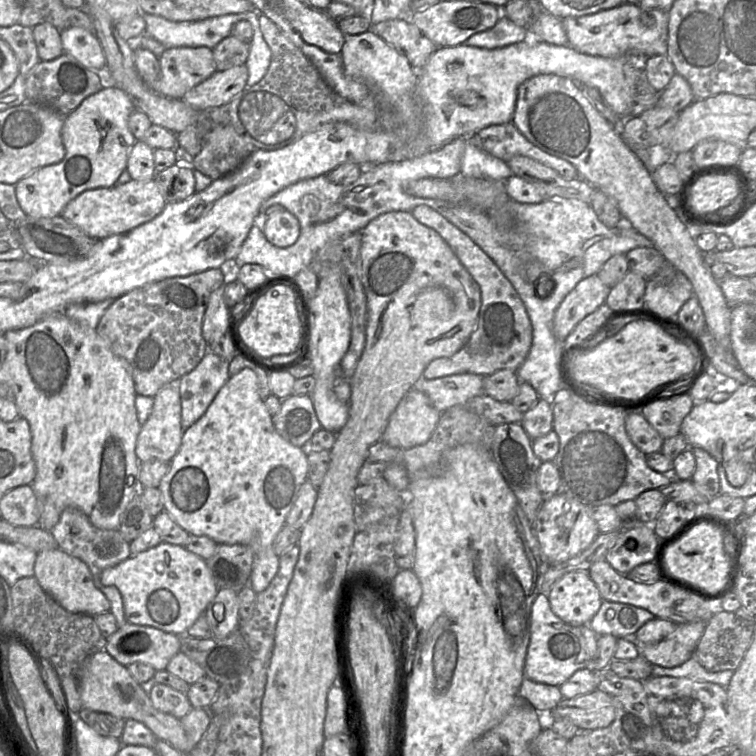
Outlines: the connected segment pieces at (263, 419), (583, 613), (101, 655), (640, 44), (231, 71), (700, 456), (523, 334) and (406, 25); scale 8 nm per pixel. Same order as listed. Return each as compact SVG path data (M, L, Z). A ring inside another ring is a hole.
M244 368L234 376L230 377L226 384L220 389L204 415L186 429L182 435L182 441L179 450L169 462L169 470L162 477L159 486L161 492L164 510L167 511L176 523L182 527L189 535L206 535L213 539L217 544L243 544L249 546L253 551L253 563L249 580L249 586L257 593L265 590L279 567L279 556L273 550L273 541L281 528L286 523L286 517L290 512L299 492L301 485L306 481L308 474L308 460L306 449L292 445L285 440L275 429L272 416L269 413L264 400L258 392L258 379L256 373Z
M587 571L564 574L552 586L548 600L553 613L573 626L587 625L603 601Z
M106 650L87 657L80 669L80 697L82 707L111 714L123 720L133 719L147 726L153 734L177 750L189 753L189 739L180 719L156 709L149 695L132 677L127 666L117 662Z
M626 2L594 14L579 17L569 16L560 19L568 38L568 45L581 53L609 58L623 55L645 57L658 54L667 55L667 10L643 9L637 4ZM643 12L651 15L652 25L643 25L641 23L640 16Z
M246 65L217 70L210 77L188 90L182 100L188 105L206 110L232 100L245 87L248 79Z
M701 447L692 448L696 469L691 478L697 490L708 499L721 494L716 460Z
M420 205L411 213L418 222L434 229L446 241L481 291L478 322L470 338L453 356L431 361L423 372L423 378L437 379L464 373L489 376L503 369L516 371L525 361L533 338L531 321L517 291L492 259L468 235L438 212Z
M408 17L372 24L371 30L404 55L417 71L438 48Z

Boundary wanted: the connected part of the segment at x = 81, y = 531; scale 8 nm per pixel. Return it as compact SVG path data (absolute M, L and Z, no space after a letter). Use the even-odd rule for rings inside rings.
M66 507L55 526L50 530L57 547L65 553L80 559L89 568L92 580L98 588L110 601L110 612L115 616L118 627L127 623L123 607L123 599L117 587L104 585L101 582L101 572L107 568L127 559L131 555L130 543L126 541L118 529L100 529L93 526L88 517L80 510L73 507Z

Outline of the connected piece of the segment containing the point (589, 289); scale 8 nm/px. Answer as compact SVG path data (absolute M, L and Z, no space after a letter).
M598 275L581 280L555 311L553 332L557 340L564 342L580 321L605 304L610 289Z

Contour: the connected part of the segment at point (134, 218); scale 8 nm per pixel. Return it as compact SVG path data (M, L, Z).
M155 178L148 181L130 180L121 185L85 191L71 200L61 216L94 239L124 234L158 216L166 200L160 193Z

